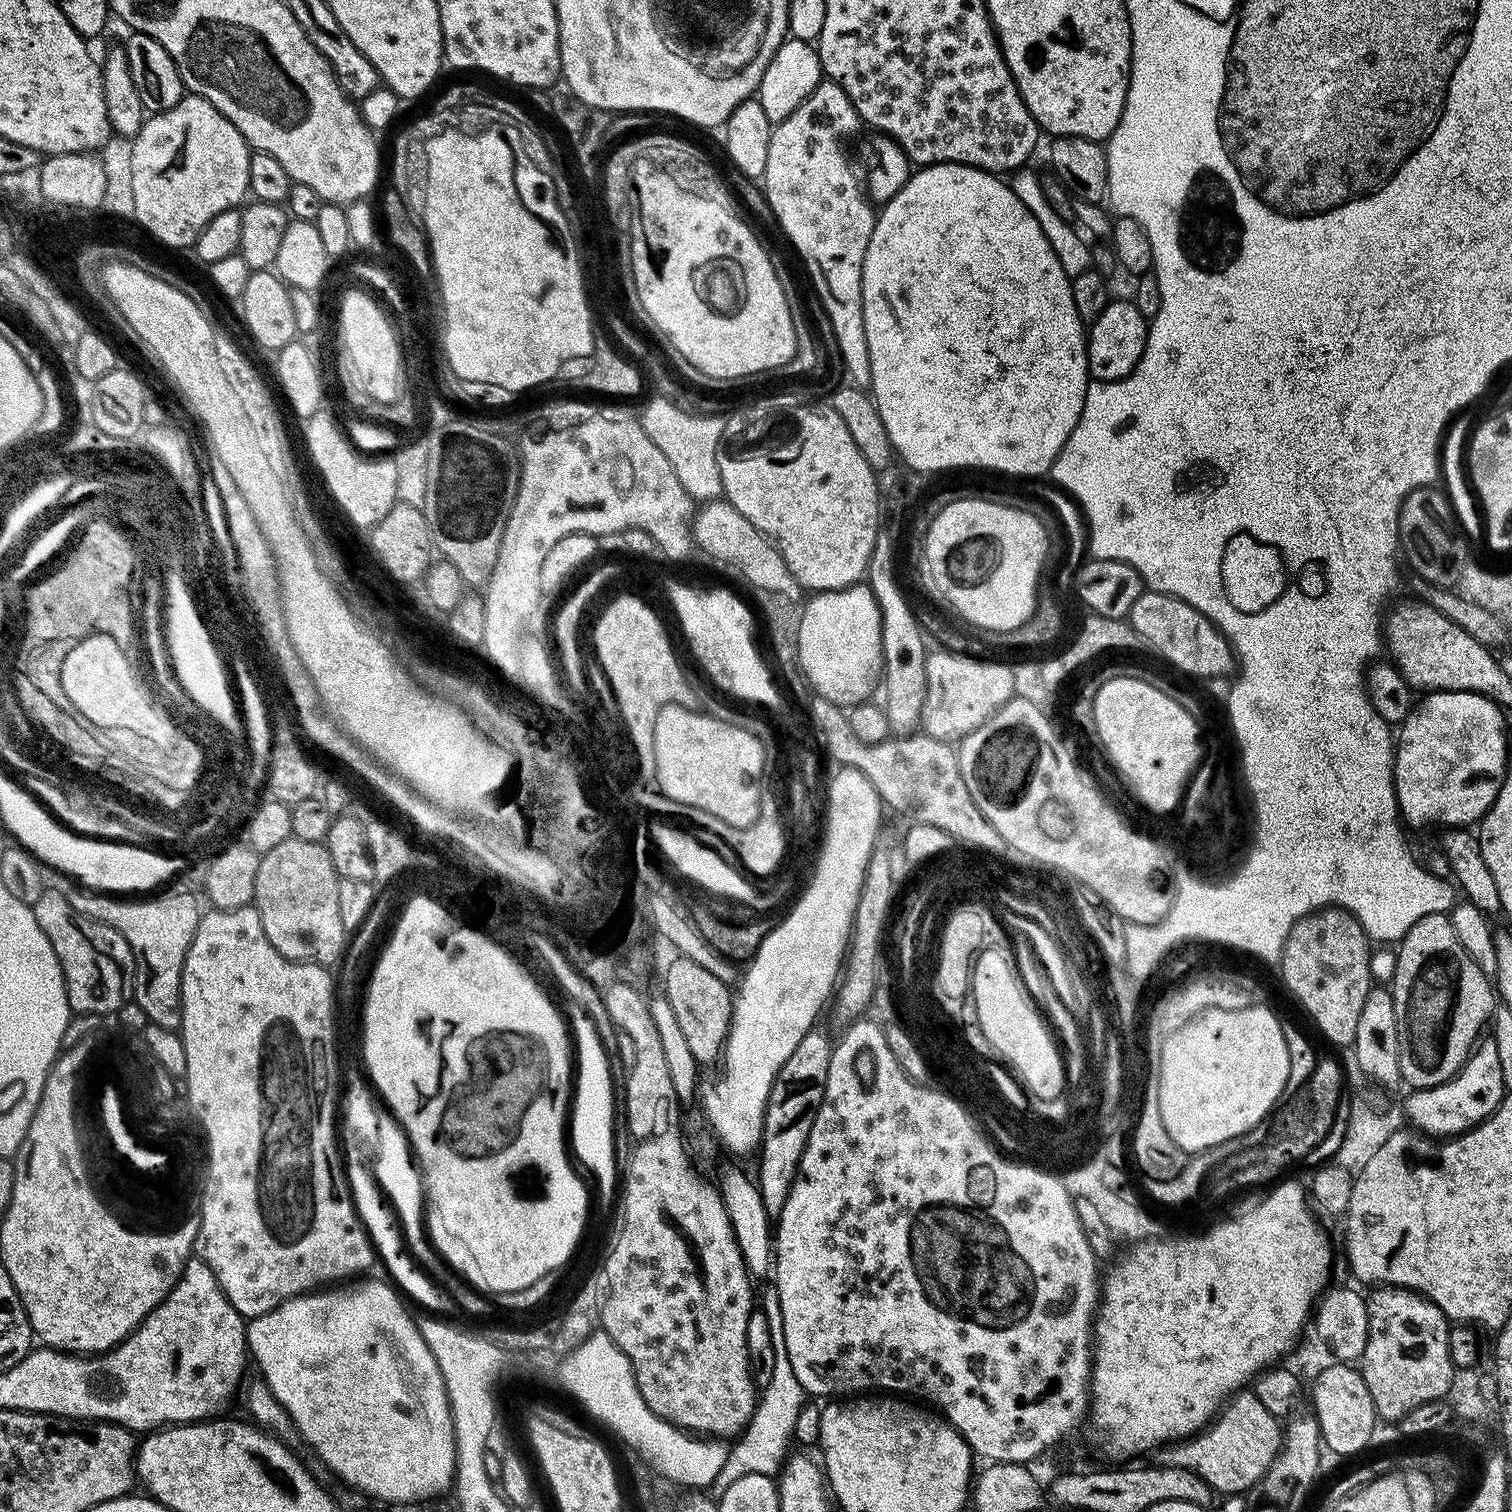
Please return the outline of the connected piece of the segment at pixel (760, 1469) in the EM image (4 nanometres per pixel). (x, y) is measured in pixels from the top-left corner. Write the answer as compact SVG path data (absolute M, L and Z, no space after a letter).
M768 1286L762 1296L760 1310L768 1321L772 1347L774 1348L774 1371L770 1383L761 1389L754 1414L747 1427L744 1428L738 1444L729 1447L726 1462L718 1472L715 1480L709 1485L708 1492L713 1499L719 1499L726 1489L737 1479L747 1474L764 1474L775 1477L789 1455L788 1446L793 1441L794 1424L798 1414L806 1403L806 1393L791 1369L789 1354L786 1352L785 1331L782 1325L782 1310L778 1292L774 1286Z

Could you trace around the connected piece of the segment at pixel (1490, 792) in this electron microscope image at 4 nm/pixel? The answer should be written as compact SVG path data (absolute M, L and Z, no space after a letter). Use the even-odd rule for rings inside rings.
M1429 691L1420 701L1413 705L1412 711L1408 713L1404 719L1402 727L1398 732L1398 751L1393 757L1393 784L1396 790L1397 807L1401 812L1403 821L1416 828L1424 828L1438 821L1442 822L1443 827L1467 827L1475 825L1482 820L1485 813L1489 811L1493 802L1497 798L1497 794L1502 791L1500 780L1506 776L1506 768L1508 766L1508 758L1506 756L1506 740L1504 738L1504 716L1505 713L1495 700L1477 692L1450 692L1450 691ZM1436 781L1436 785L1428 792L1428 798L1420 798L1420 788L1426 788L1429 784Z

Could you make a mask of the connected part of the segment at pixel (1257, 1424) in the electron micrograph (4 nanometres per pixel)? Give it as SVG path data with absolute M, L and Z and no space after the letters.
M1241 1390L1203 1432L1165 1447L1159 1453L1164 1466L1196 1472L1216 1494L1244 1494L1266 1474L1284 1444L1281 1421L1257 1398L1255 1391Z

